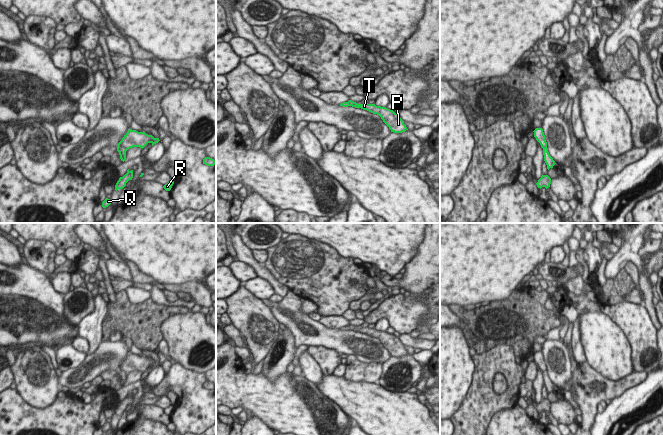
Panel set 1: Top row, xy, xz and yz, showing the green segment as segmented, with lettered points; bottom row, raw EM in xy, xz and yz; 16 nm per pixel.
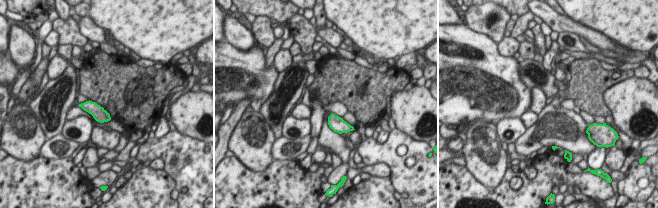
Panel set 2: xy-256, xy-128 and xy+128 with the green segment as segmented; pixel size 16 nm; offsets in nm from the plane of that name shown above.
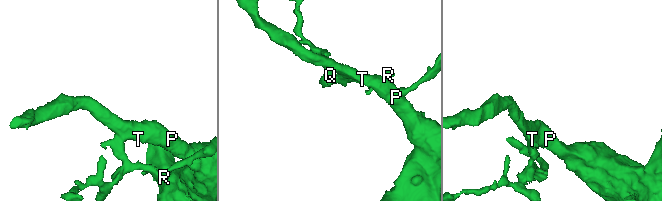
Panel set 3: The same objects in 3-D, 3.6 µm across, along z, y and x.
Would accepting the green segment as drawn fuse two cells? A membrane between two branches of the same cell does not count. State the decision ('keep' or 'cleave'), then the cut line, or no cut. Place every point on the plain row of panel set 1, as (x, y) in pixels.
cleave; cut xy (119, 366), (126, 374)

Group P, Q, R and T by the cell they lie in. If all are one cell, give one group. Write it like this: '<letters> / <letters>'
P T / Q R

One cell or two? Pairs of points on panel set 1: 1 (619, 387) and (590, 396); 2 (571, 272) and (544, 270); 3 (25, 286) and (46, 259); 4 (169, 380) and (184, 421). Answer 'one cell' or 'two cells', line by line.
1: one cell
2: one cell
3: two cells
4: one cell

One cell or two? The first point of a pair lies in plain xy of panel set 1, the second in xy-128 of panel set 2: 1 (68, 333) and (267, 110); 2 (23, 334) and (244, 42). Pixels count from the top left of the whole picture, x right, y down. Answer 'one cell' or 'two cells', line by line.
1: two cells
2: two cells

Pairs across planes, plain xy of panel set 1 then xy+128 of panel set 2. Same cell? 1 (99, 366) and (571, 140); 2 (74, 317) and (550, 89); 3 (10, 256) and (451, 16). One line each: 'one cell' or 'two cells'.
1: one cell
2: one cell
3: one cell

